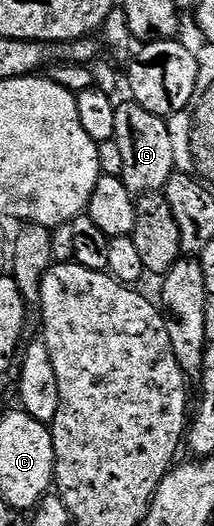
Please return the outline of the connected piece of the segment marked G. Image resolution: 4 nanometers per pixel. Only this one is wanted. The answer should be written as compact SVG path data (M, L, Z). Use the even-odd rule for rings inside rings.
M135 100L126 101L119 102L115 111L114 140L122 154L121 179L134 195L161 192L169 177L176 171L176 144L170 138L167 120L163 116L150 113Z

